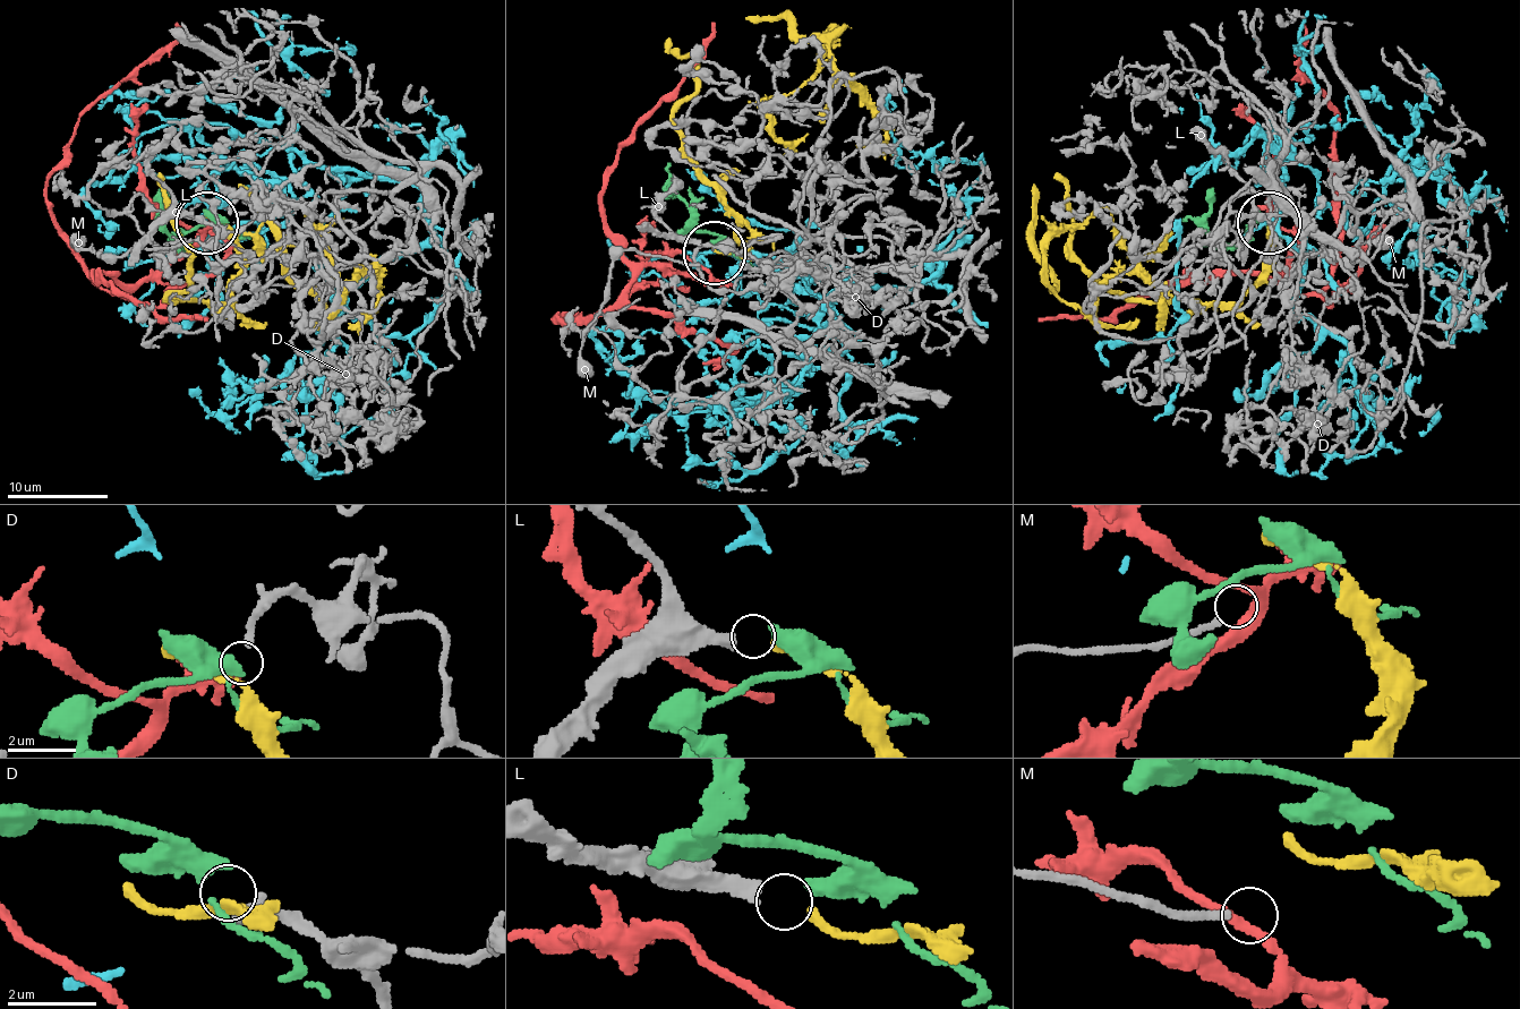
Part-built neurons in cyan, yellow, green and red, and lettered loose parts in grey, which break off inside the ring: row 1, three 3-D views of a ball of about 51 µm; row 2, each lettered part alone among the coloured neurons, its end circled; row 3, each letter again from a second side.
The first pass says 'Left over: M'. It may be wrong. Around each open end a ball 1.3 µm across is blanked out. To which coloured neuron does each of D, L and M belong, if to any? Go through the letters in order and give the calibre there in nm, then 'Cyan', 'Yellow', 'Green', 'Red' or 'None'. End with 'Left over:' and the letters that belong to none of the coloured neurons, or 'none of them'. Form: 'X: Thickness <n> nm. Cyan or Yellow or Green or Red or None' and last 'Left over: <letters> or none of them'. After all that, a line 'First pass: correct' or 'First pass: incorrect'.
D: Thickness 180 nm. Green
L: Thickness 360 nm. Yellow
M: Thickness 180 nm. None
Left over: M
First pass: correct

